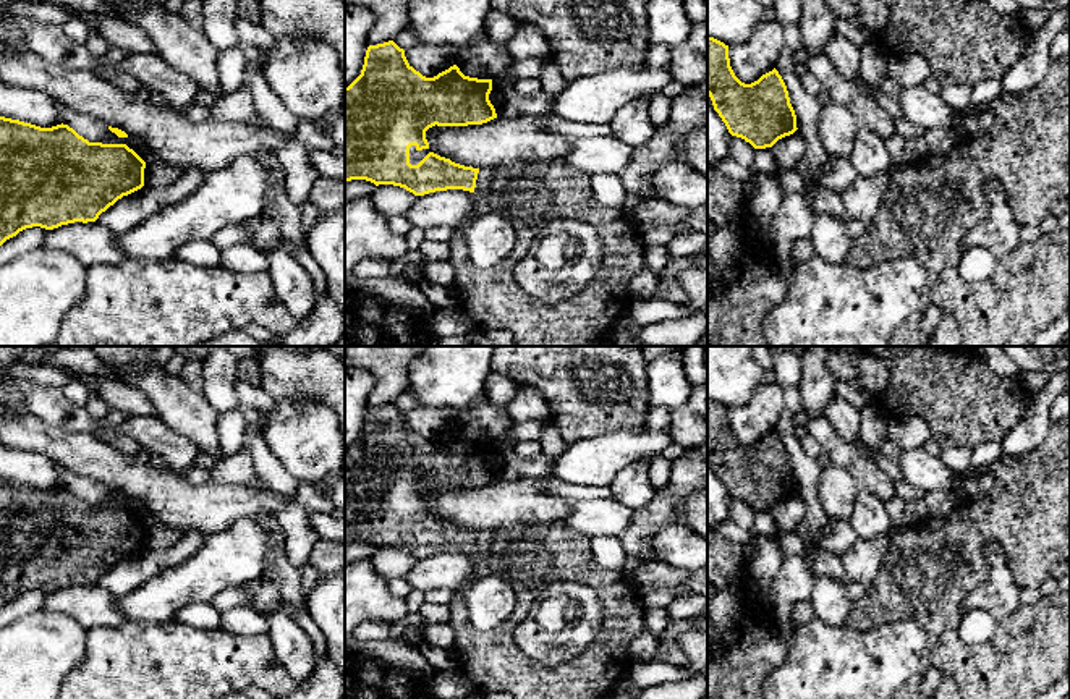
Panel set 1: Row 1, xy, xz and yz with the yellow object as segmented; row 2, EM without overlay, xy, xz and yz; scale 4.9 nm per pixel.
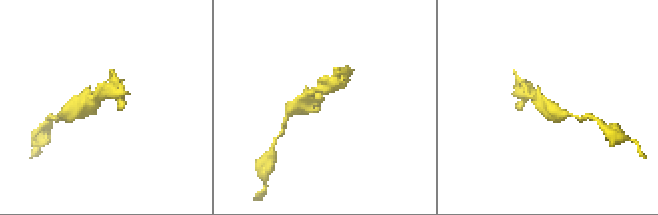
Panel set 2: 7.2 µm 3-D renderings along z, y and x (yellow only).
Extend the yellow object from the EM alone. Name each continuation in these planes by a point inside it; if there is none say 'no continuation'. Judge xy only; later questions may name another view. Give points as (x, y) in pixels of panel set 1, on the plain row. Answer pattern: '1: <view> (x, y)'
no continuation

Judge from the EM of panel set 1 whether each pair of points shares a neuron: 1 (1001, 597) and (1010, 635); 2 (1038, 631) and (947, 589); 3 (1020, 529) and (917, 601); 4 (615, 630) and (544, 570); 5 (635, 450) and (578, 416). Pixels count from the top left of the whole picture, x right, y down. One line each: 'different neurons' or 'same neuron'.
1: different neurons
2: different neurons
3: same neuron
4: same neuron
5: different neurons

